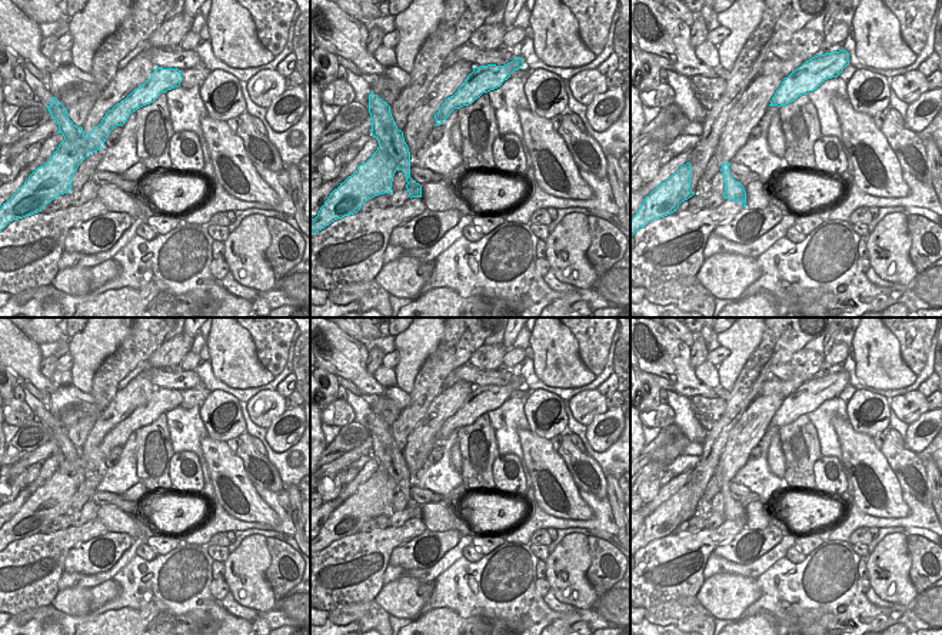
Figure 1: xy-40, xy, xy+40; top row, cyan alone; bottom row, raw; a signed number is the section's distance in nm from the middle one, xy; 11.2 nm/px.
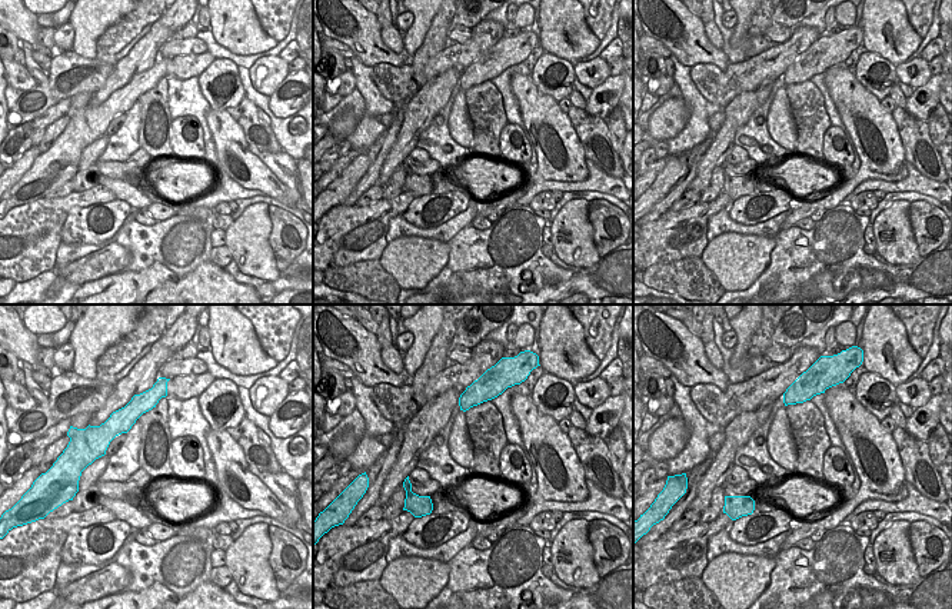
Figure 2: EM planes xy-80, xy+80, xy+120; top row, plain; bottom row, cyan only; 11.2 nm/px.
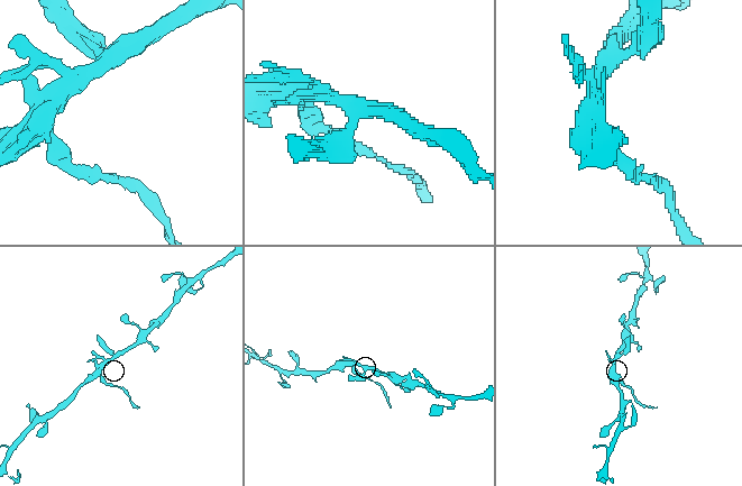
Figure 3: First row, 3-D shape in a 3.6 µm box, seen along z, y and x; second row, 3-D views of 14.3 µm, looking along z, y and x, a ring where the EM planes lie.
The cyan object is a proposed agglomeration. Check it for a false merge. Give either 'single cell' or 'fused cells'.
fused cells

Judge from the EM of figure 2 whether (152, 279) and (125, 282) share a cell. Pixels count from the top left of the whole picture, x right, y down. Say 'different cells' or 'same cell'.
same cell

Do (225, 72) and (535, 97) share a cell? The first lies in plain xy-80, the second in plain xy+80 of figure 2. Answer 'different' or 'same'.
different

